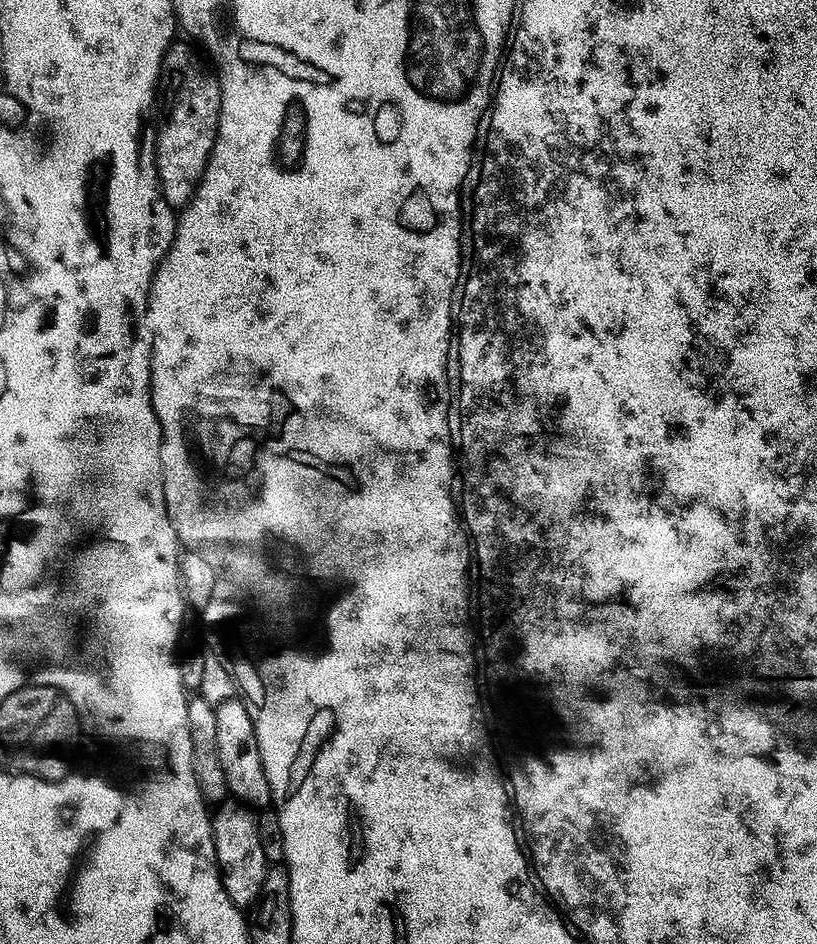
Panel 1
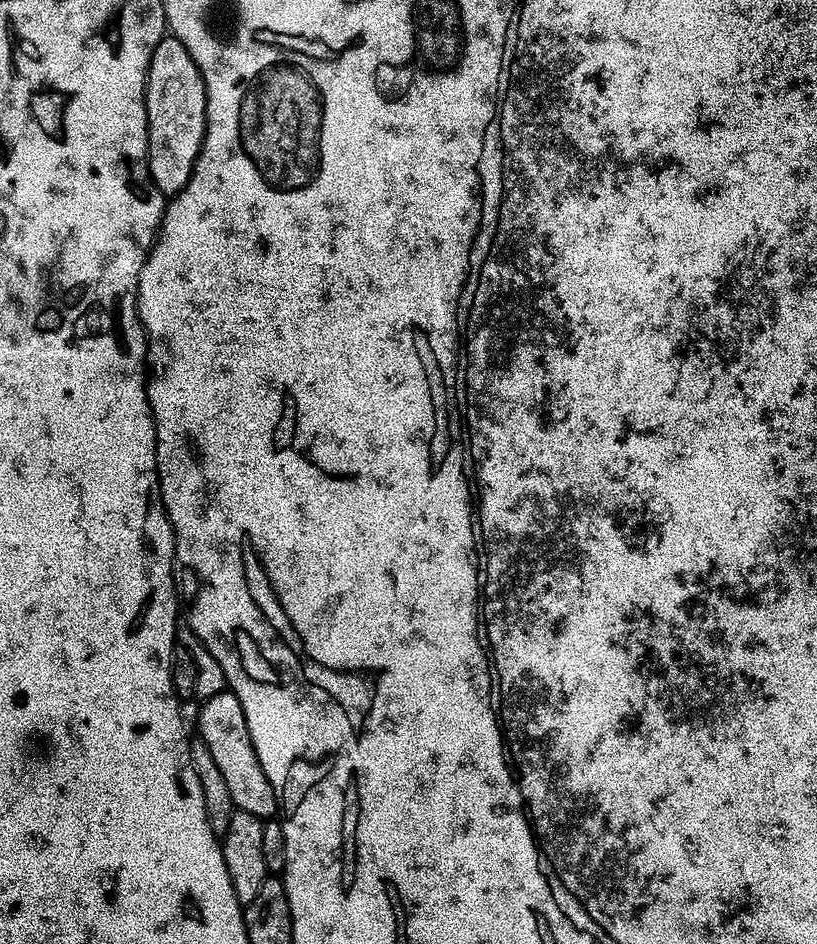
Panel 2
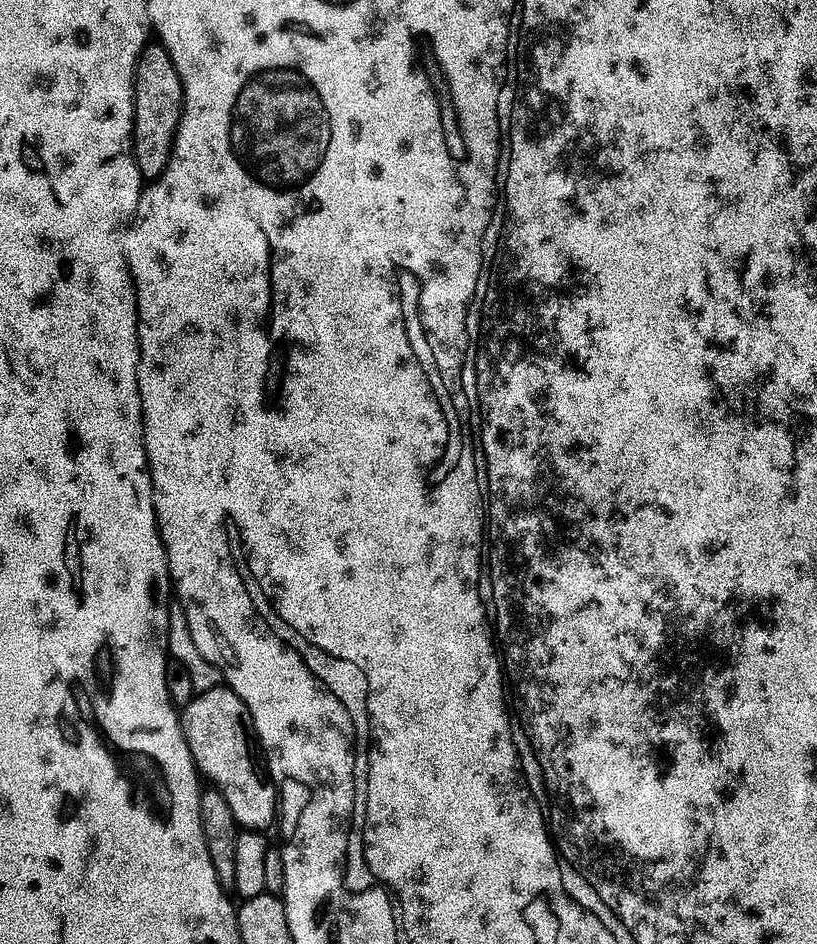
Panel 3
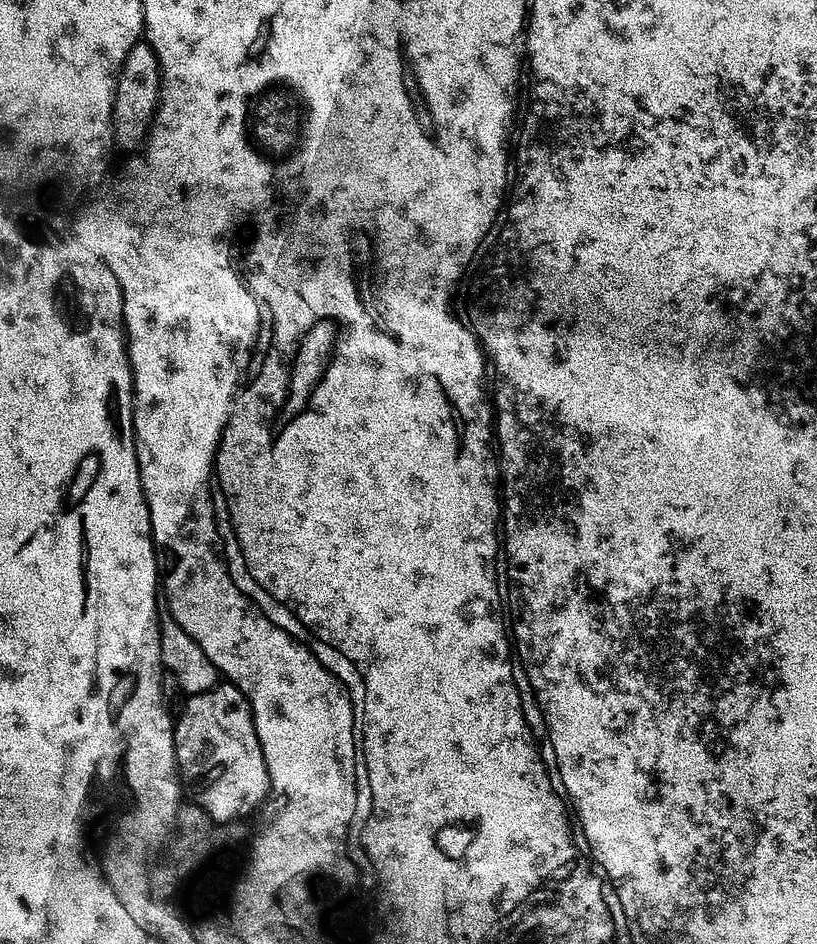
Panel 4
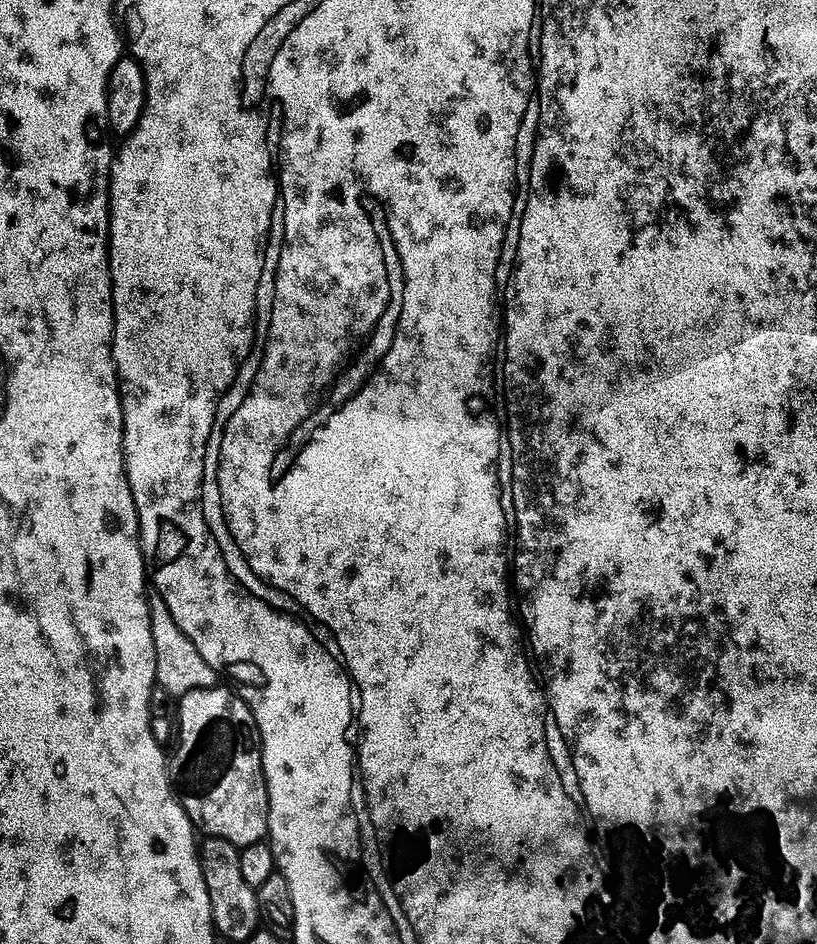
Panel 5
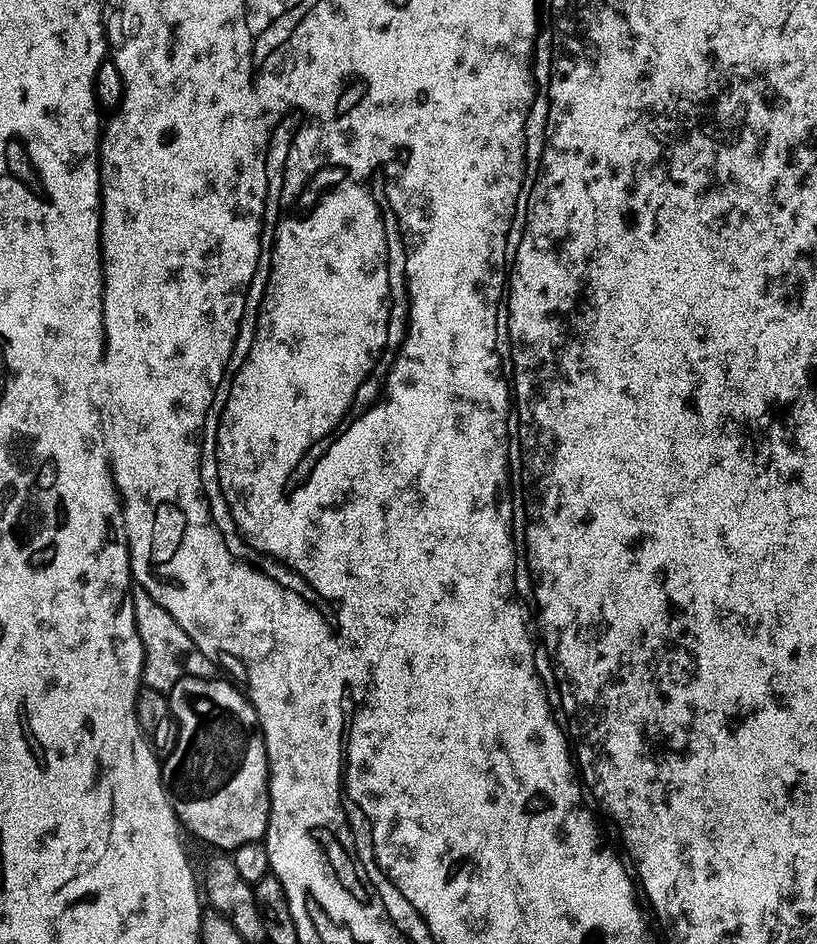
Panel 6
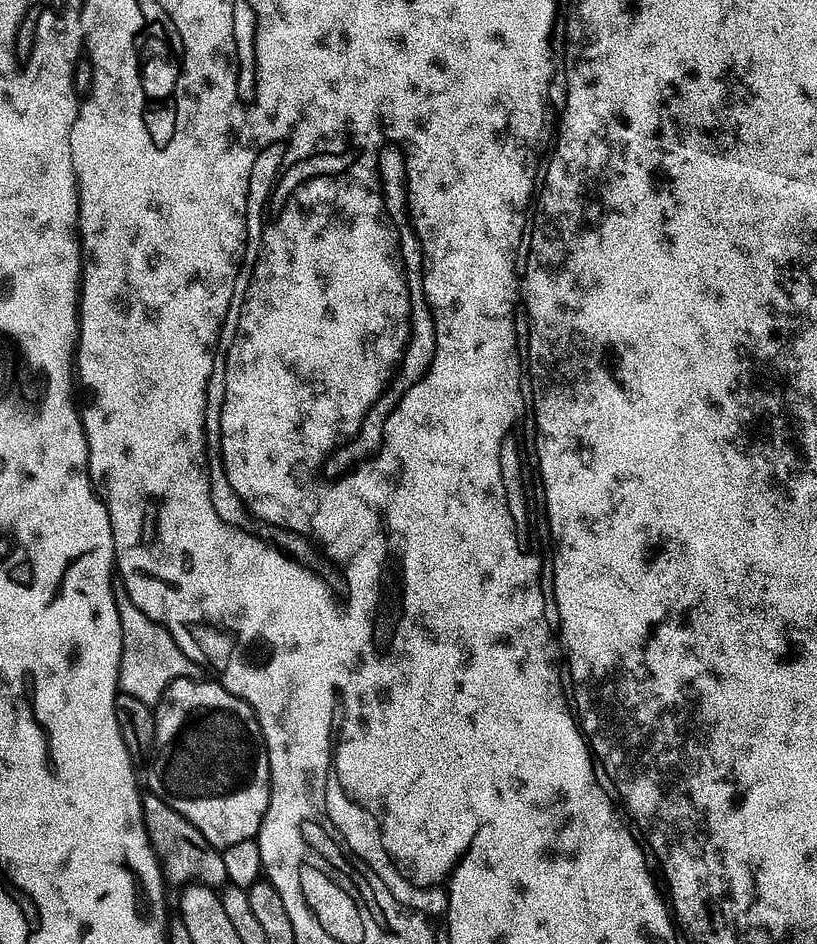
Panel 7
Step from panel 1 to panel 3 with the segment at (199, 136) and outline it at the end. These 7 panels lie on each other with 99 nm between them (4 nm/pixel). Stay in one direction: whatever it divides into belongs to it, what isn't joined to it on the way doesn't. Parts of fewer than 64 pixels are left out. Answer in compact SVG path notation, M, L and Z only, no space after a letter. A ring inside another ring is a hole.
M159 42L149 43L136 67L136 135L134 151L145 181L159 180L172 157L180 119L184 116L184 83L168 51Z

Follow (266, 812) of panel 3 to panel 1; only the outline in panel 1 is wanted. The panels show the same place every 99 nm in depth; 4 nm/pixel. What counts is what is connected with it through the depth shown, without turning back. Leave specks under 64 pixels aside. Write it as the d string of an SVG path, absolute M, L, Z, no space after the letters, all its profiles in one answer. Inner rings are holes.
M240 698L222 702L221 705L216 706L216 713L218 714L218 751L222 757L222 770L226 770L229 793L239 803L246 804L253 810L267 809L273 803L270 778L266 778L266 770L262 762L262 750L258 746L258 734L254 730L254 718L250 718L247 703Z

